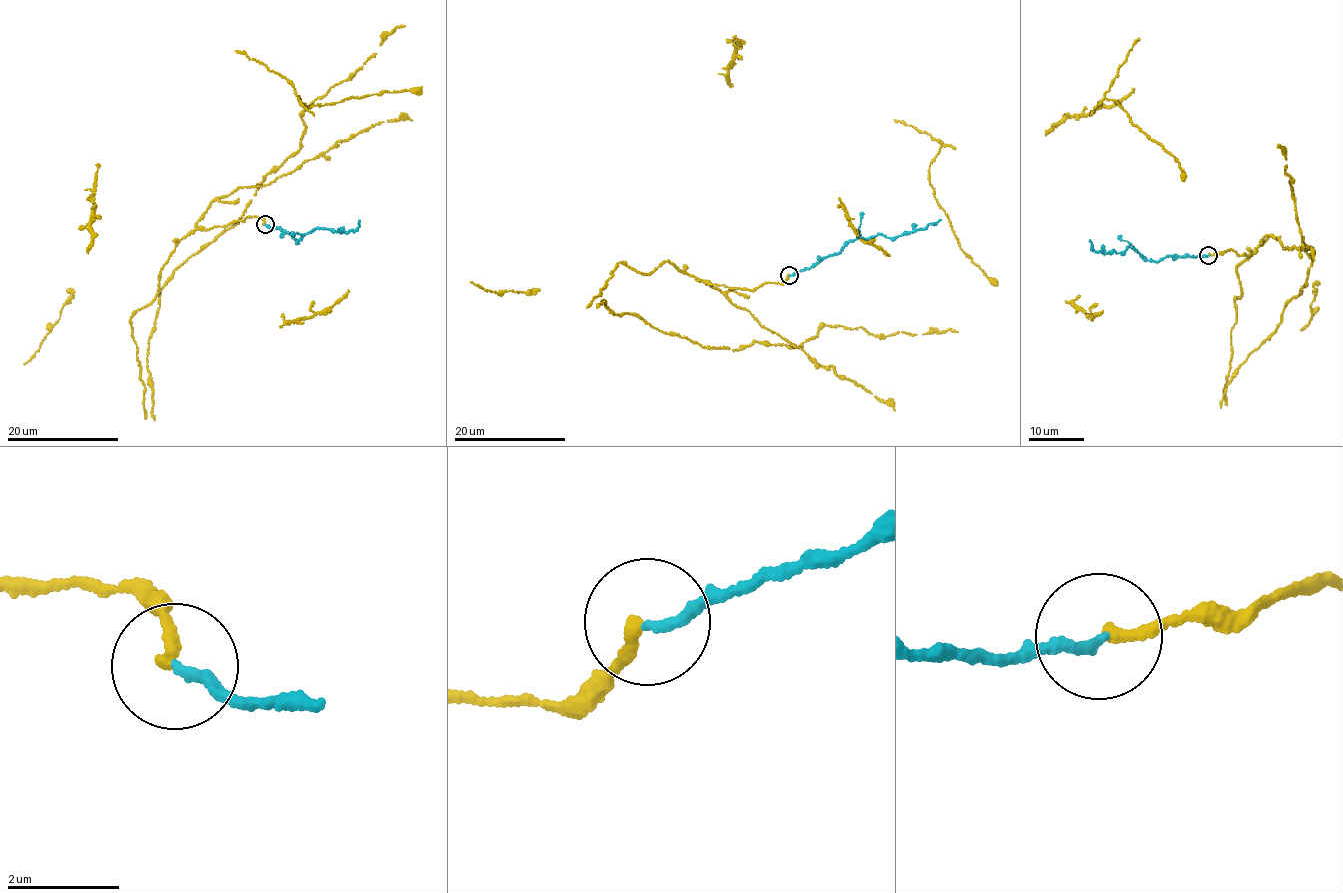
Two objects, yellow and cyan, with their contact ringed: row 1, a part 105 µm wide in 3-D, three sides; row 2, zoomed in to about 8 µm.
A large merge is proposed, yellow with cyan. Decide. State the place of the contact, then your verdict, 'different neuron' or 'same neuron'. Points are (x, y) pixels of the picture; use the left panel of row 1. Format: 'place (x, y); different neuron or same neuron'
place (265, 224); different neuron

